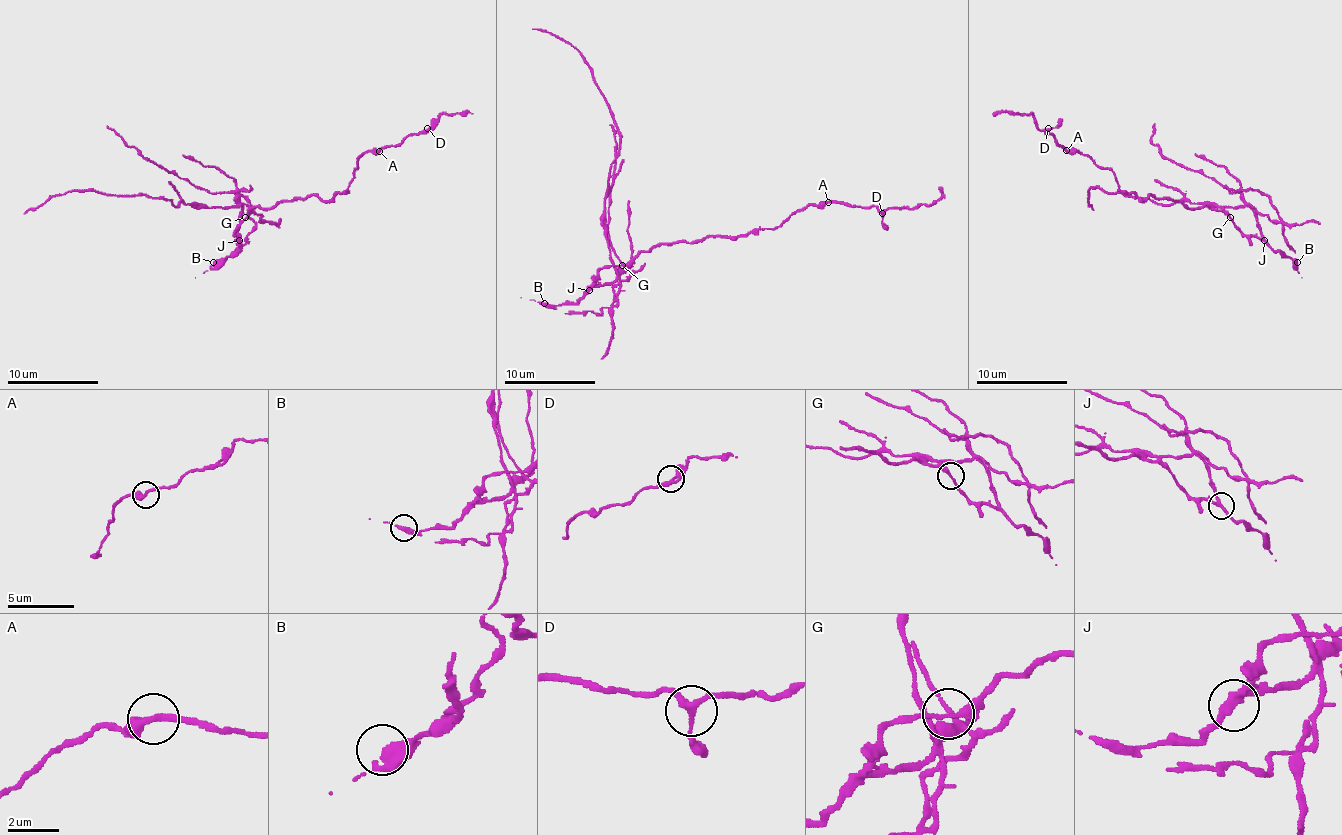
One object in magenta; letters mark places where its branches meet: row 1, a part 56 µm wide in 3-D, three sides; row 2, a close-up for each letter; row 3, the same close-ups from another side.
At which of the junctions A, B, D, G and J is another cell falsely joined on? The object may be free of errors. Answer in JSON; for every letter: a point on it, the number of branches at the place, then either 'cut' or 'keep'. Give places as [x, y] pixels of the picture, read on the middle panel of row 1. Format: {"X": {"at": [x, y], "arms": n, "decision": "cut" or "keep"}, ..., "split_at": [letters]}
{"A": {"at": [828, 202], "arms": 2, "decision": "keep"}, "B": {"at": [544, 303], "arms": 2, "decision": "keep"}, "D": {"at": [882, 213], "arms": 3, "decision": "keep"}, "G": {"at": [622, 265], "arms": 2, "decision": "keep"}, "J": {"at": [589, 290], "arms": 3, "decision": "cut"}, "split_at": ["J"]}

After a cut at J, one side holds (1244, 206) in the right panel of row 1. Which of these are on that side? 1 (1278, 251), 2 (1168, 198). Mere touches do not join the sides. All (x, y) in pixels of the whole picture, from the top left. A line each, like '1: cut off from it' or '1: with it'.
1: cut off from it
2: cut off from it

